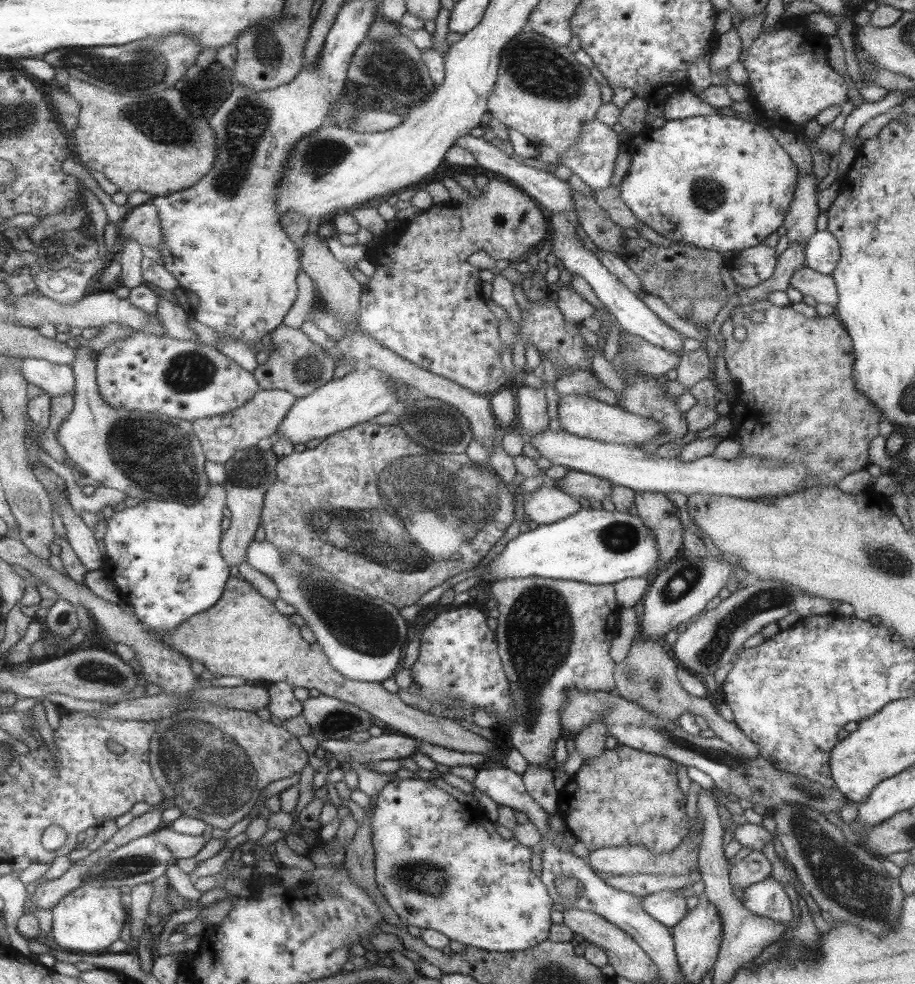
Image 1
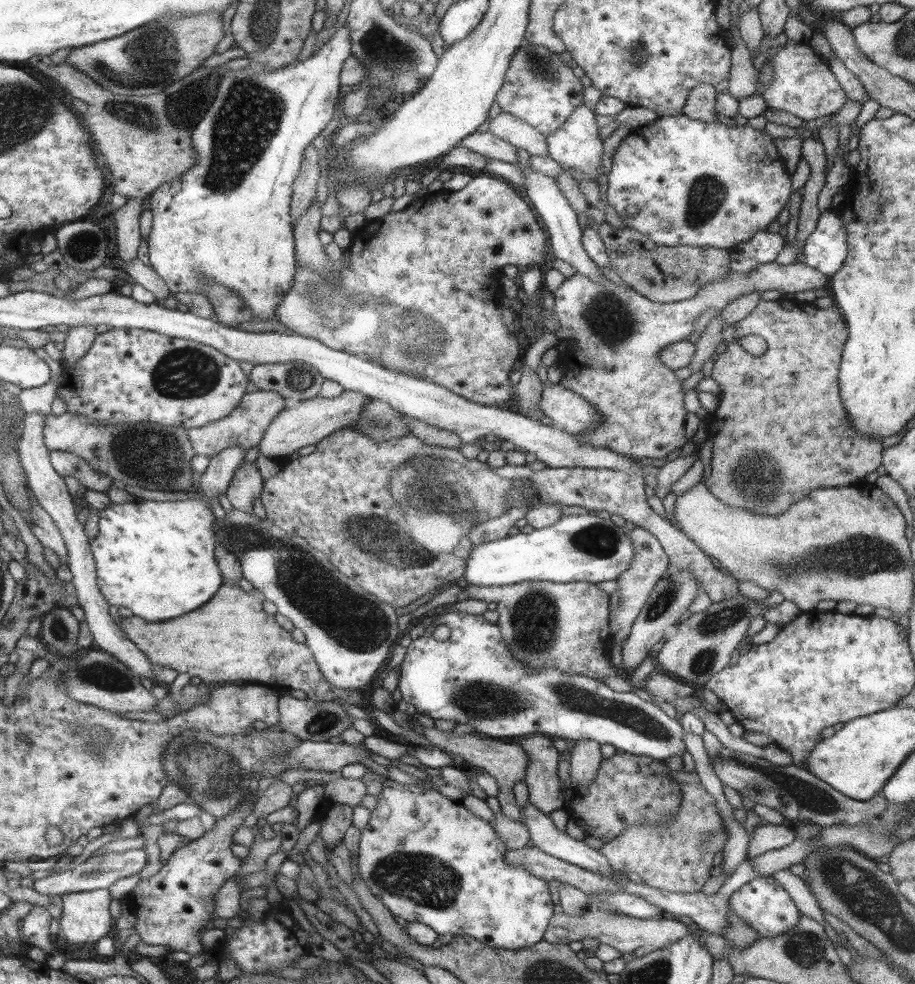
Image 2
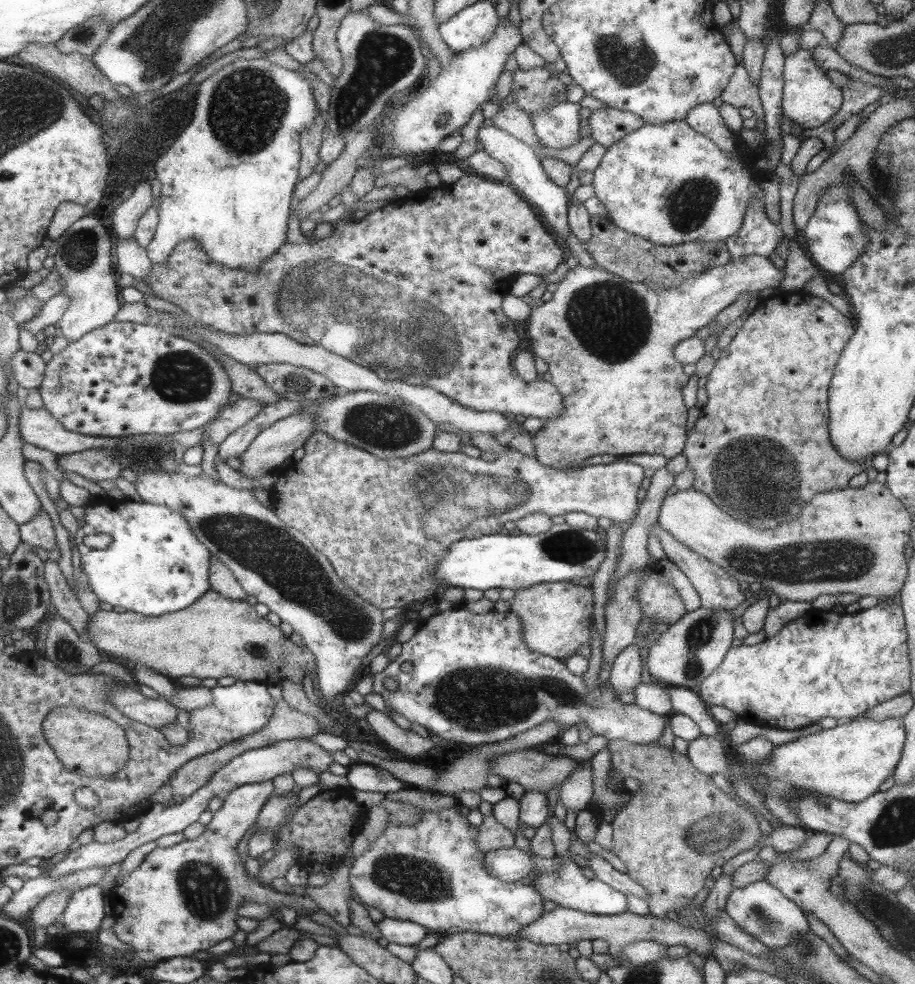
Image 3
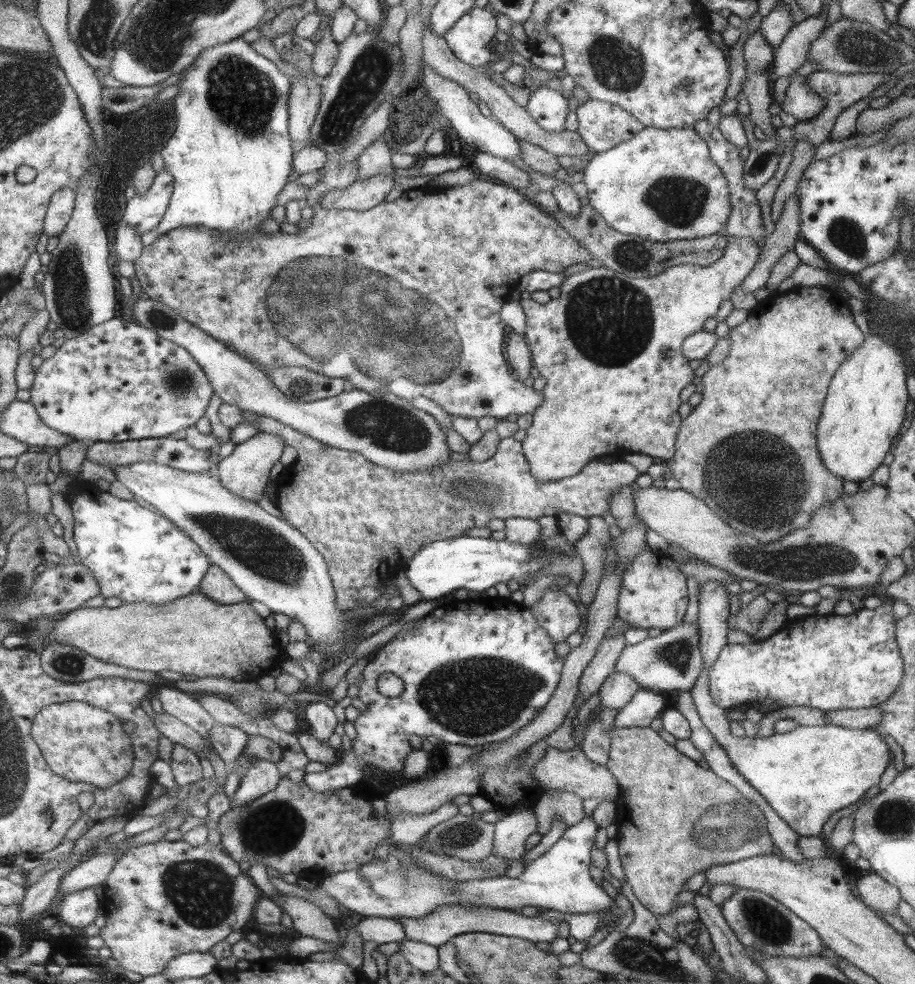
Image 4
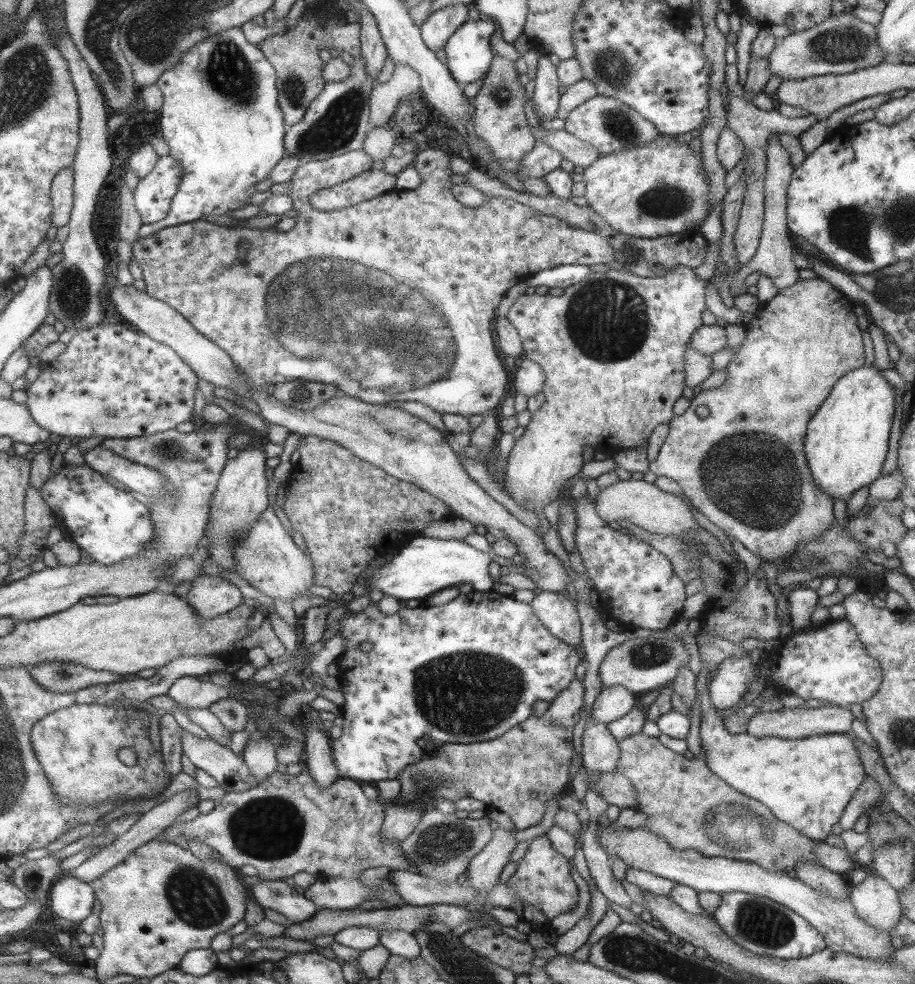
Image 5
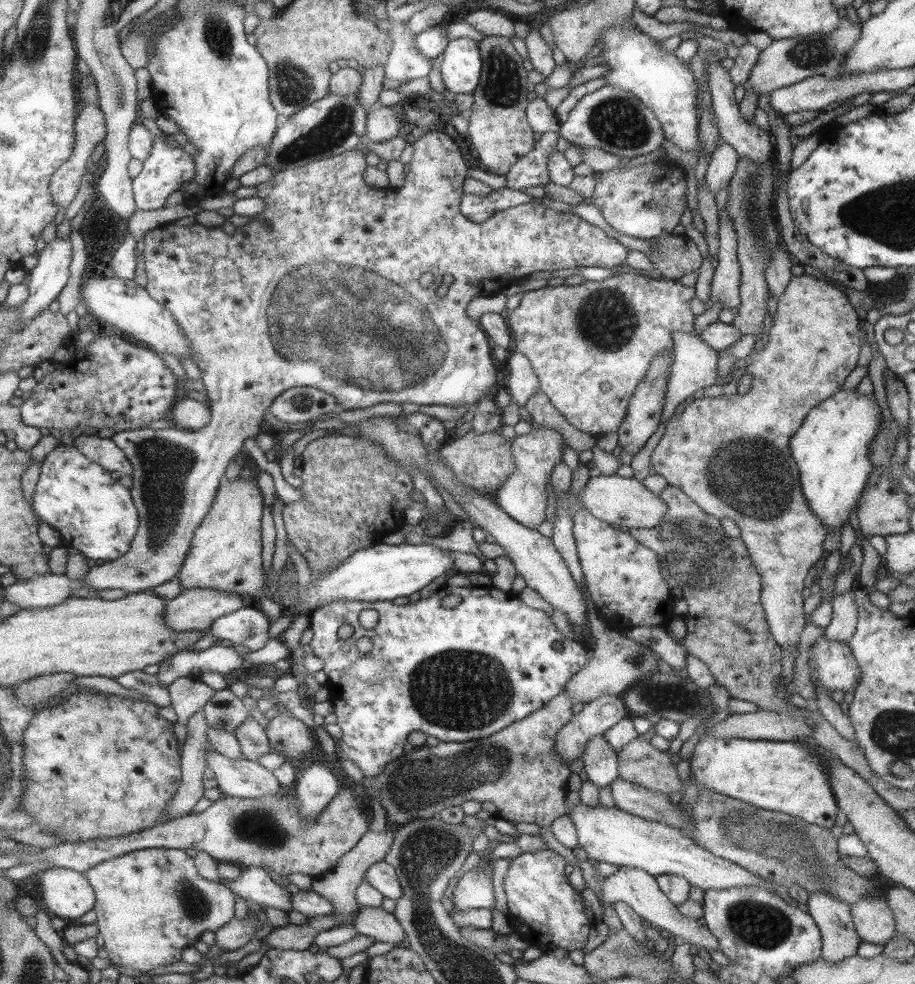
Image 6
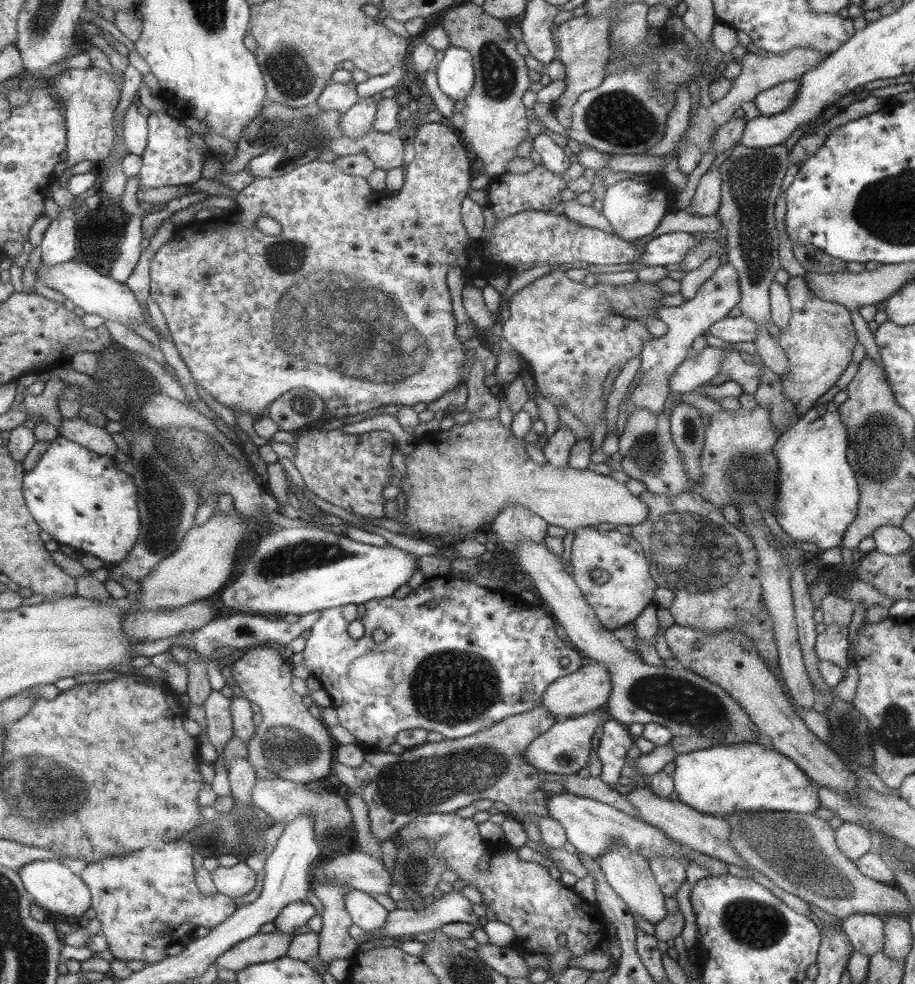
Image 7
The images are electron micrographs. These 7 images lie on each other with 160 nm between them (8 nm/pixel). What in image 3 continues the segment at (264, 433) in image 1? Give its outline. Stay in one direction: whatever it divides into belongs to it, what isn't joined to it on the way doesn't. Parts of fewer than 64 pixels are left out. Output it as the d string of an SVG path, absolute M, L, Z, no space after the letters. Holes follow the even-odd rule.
M239 398L231 405L225 405L217 419L205 427L200 441L208 437L213 444L218 445L230 432L253 418L261 406L258 400L250 398Z

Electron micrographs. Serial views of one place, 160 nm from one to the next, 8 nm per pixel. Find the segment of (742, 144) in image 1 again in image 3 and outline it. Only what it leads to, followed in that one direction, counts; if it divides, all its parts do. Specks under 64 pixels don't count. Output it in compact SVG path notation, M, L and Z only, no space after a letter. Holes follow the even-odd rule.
M684 120L663 124L645 122L605 149L593 170L591 185L595 198L605 207L613 225L652 244L673 246L685 242L725 242L730 234L741 228L749 200L757 198L763 204L761 182L767 172L757 170L755 160L758 160L758 151L747 151L745 147L742 147L740 156L728 156Z

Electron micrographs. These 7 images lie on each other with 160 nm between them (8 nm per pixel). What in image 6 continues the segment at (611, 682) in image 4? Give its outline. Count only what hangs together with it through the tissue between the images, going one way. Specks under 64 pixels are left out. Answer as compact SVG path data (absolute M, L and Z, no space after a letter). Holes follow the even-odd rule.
M601 696L583 705L569 723L559 728L552 748L560 760L570 765L583 754L589 739L604 735L605 730L628 716L620 696Z

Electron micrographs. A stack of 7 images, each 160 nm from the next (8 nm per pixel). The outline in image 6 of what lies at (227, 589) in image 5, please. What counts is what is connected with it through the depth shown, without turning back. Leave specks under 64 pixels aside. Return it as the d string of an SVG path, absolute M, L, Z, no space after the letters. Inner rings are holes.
M190 588L172 599L166 599L162 621L175 632L203 631L219 616L245 607L237 594L213 588Z

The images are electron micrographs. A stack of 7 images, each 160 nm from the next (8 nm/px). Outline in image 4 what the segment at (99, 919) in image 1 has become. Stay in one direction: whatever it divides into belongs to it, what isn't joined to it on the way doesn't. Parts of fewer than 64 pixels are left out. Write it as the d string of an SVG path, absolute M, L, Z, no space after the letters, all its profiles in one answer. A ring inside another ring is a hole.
M93 888L81 890L63 895L59 906L58 920L73 928L83 928L93 922L97 916L97 894L93 894Z

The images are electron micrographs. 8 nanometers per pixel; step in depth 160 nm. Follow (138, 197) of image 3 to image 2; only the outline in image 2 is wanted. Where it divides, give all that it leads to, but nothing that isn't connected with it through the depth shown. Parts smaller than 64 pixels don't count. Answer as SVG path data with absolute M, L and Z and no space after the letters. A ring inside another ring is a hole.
M131 198L113 212L117 256L125 264L129 264L133 258L137 258L137 250L142 242L139 235L139 218L145 208L146 198Z

